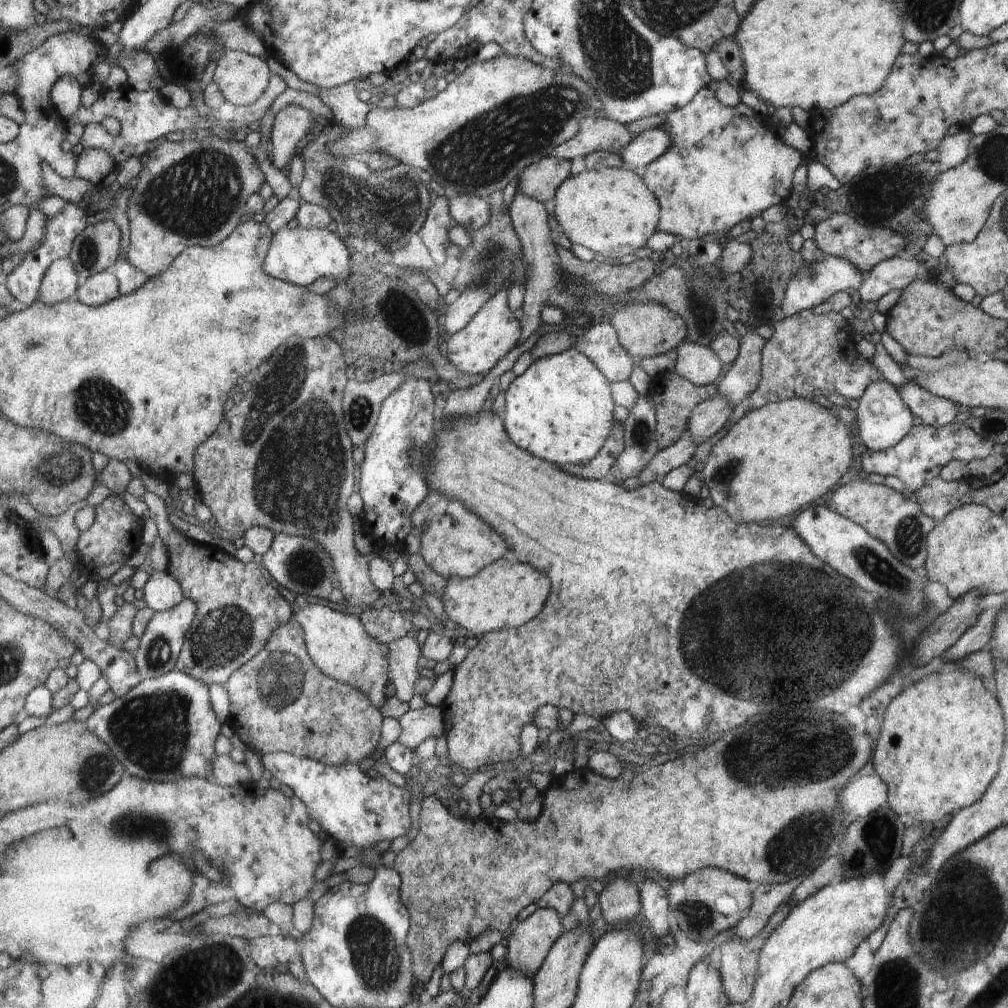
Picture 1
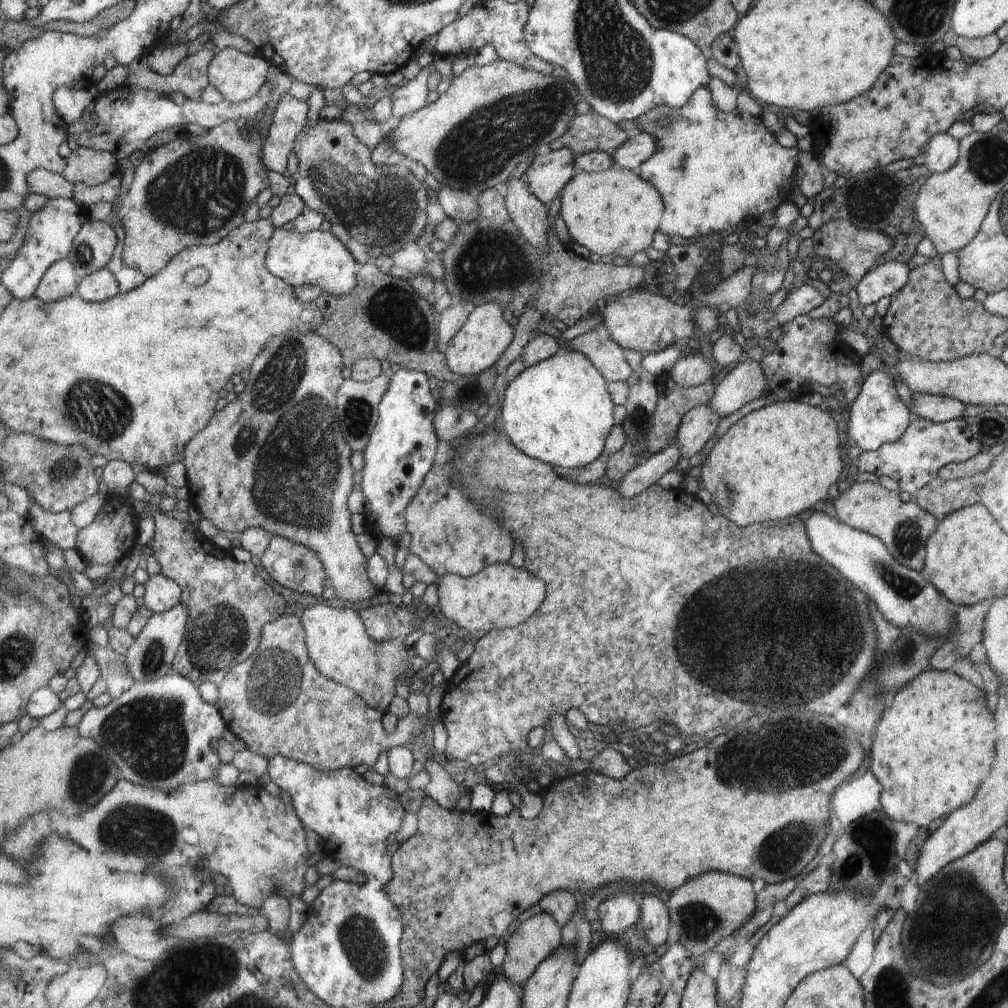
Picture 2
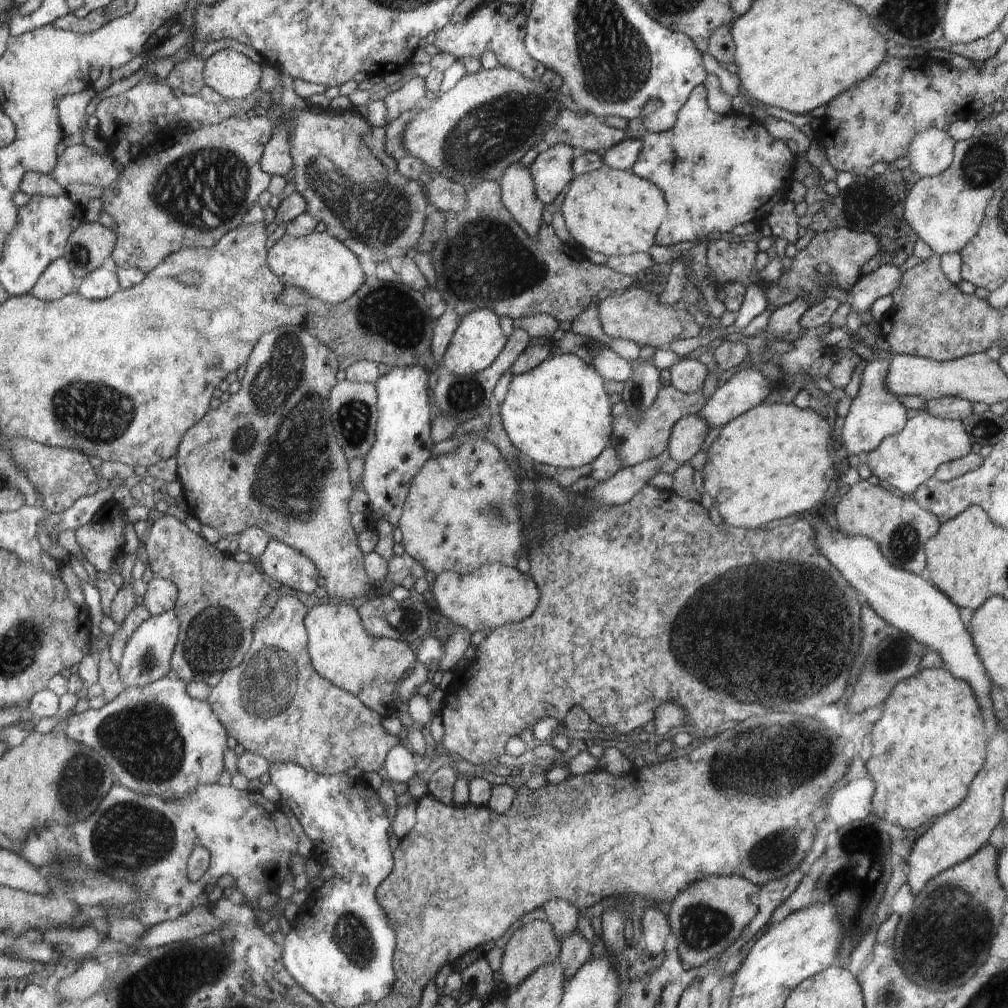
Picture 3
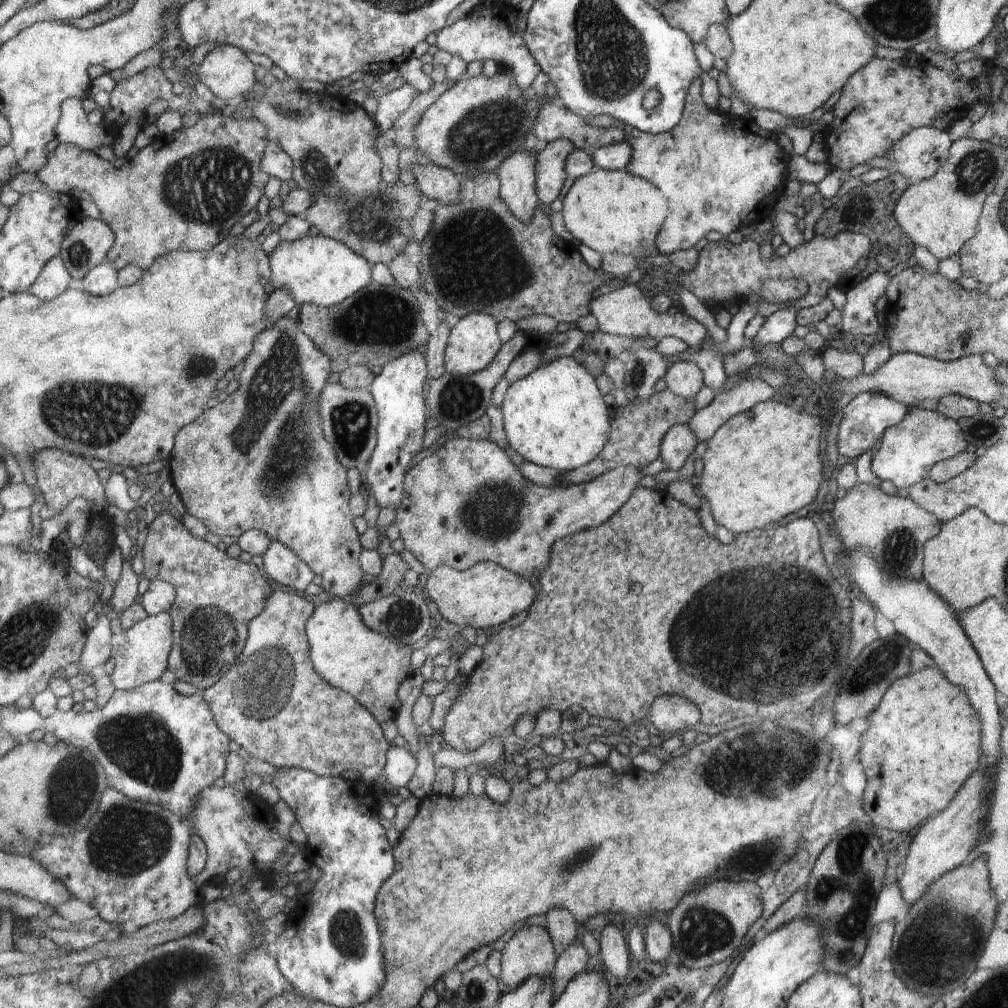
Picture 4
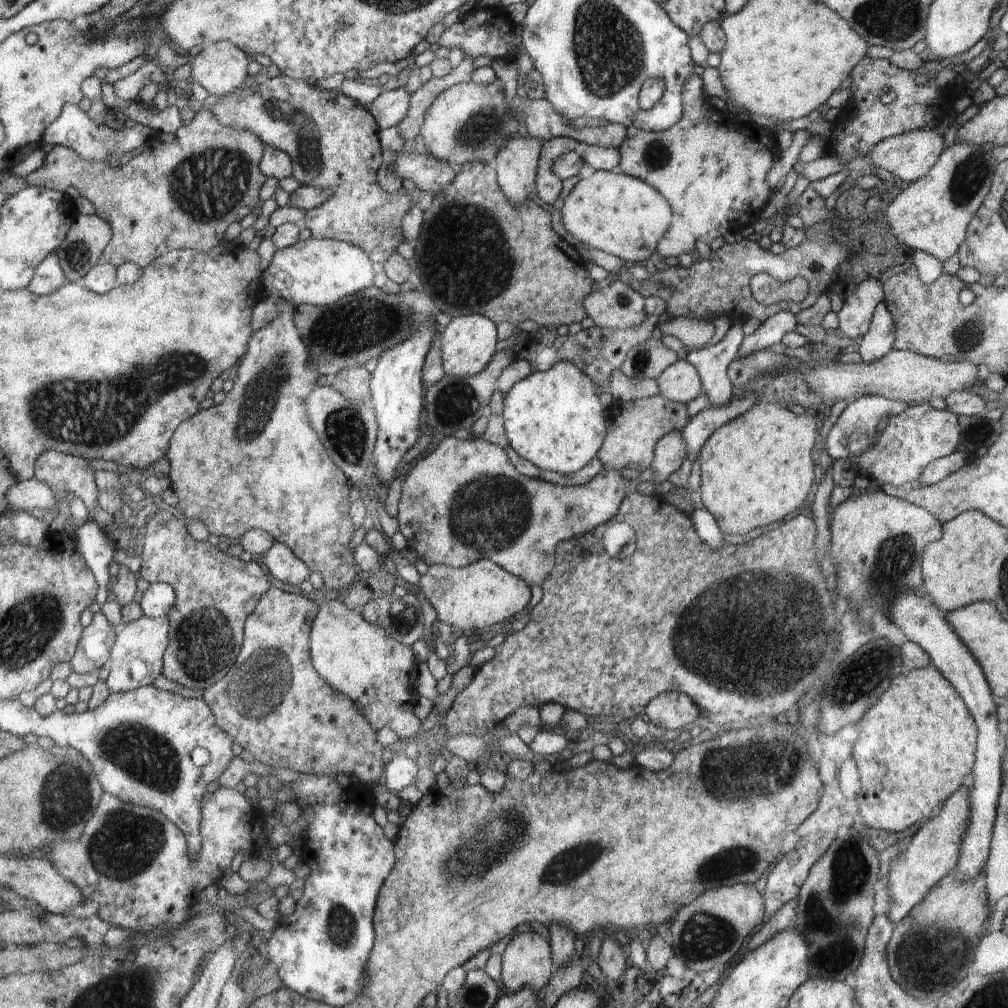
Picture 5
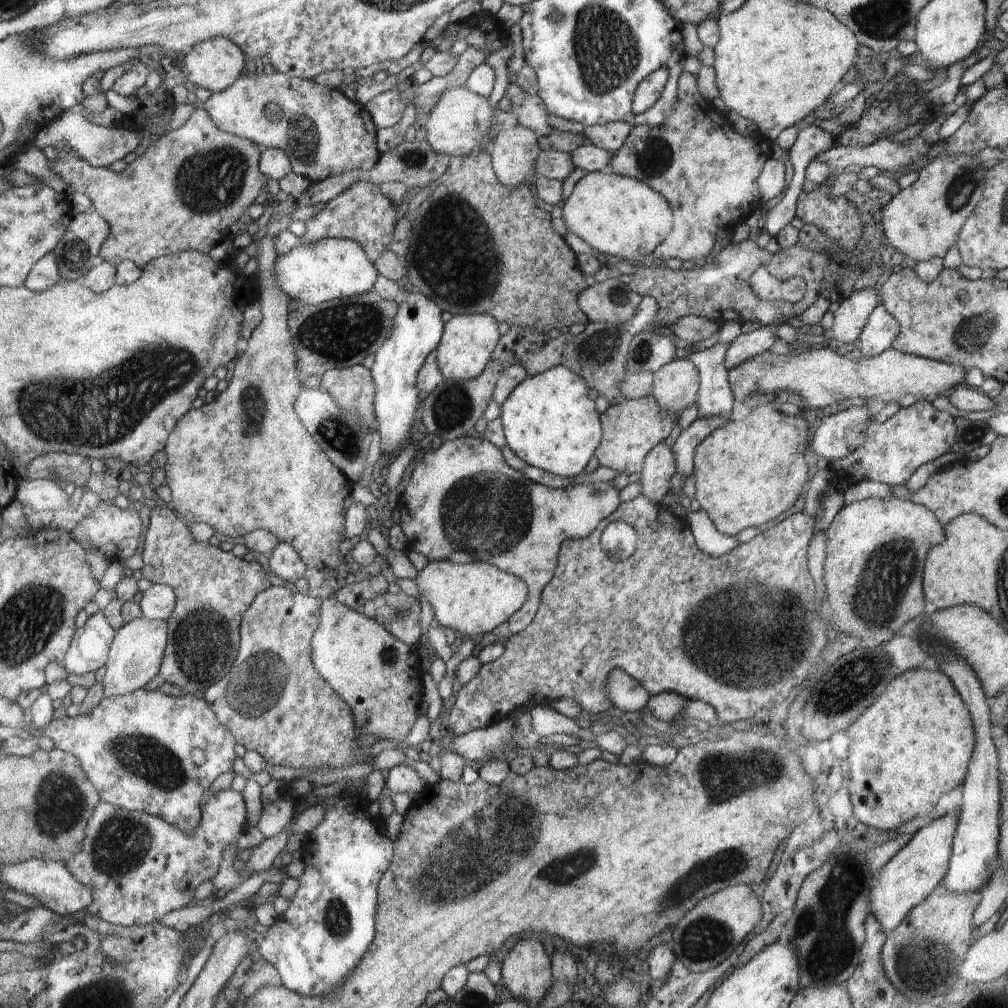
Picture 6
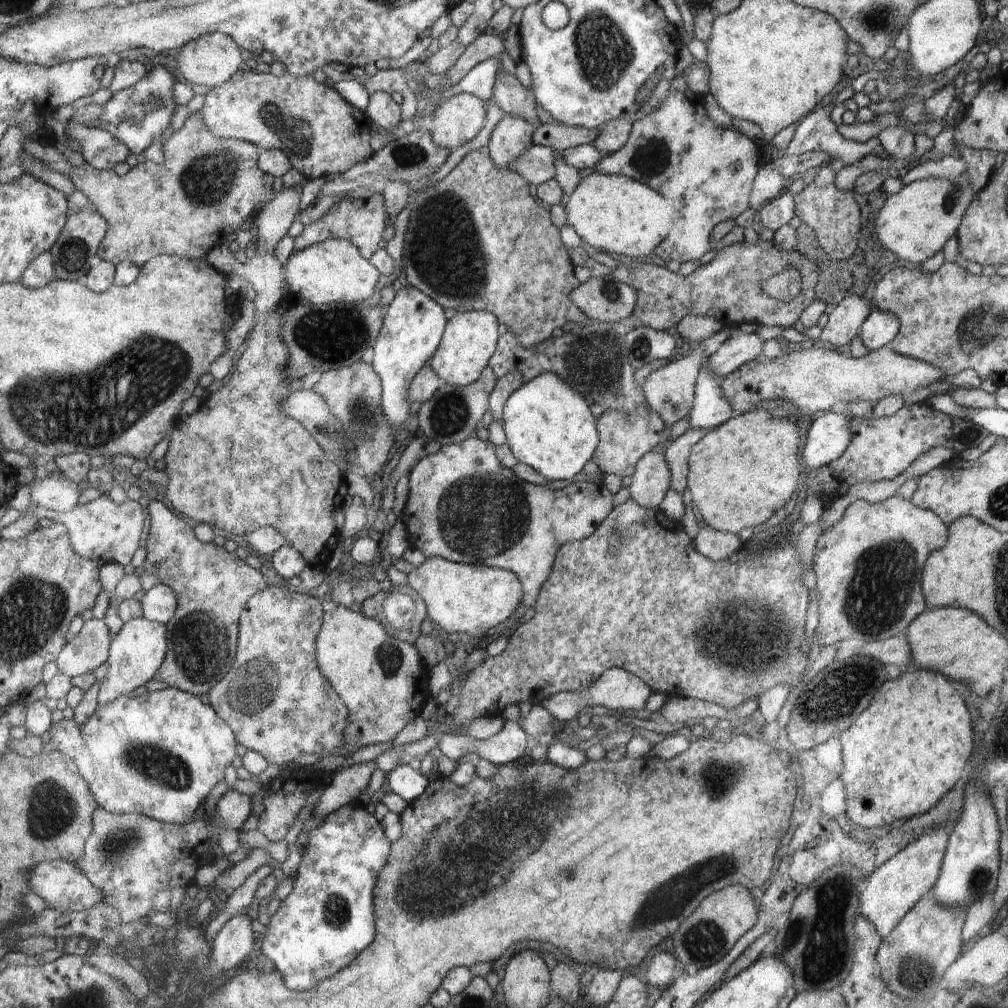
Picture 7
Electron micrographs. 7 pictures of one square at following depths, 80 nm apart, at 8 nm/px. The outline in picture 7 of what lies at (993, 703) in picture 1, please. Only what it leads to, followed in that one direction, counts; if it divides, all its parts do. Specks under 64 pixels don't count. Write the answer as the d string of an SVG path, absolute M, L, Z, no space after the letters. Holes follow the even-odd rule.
M911 668L896 680L884 682L868 708L856 722L839 736L842 744L843 770L839 780L846 790L846 818L854 828L880 828L901 818L930 812L938 800L958 782L964 764L972 754L974 728L970 712L954 682L934 670Z

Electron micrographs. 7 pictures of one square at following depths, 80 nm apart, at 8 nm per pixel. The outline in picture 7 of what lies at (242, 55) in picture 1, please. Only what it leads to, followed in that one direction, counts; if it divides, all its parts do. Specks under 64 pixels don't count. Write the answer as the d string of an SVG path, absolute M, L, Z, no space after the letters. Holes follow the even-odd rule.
M215 32L200 37L198 40L187 44L178 57L179 77L190 85L204 84L204 86L221 87L232 80L234 72L242 64L242 52L238 50L239 45L223 32Z

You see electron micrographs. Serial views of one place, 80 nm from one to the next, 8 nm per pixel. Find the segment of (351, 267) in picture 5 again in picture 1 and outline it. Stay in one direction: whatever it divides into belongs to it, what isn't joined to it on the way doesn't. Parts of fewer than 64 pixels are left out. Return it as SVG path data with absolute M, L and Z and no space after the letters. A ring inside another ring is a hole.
M284 227L274 232L274 240L264 261L263 270L274 278L308 287L316 279L335 278L347 275L351 251L346 243L328 229Z

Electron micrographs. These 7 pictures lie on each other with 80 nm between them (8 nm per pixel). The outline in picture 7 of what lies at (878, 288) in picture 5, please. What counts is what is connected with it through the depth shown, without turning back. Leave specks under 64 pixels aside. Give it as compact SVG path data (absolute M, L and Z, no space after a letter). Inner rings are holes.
M863 296L845 297L829 314L828 323L823 328L819 339L824 340L827 347L834 349L848 344L859 335L862 323L872 308L872 302L866 301Z

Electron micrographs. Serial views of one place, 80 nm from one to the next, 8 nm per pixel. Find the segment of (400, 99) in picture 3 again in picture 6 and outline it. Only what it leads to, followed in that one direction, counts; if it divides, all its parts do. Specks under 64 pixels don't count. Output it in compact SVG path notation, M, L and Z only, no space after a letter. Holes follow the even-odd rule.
M390 89L375 96L366 107L374 119L375 126L386 128L394 126L402 118L406 104L400 100L396 89Z

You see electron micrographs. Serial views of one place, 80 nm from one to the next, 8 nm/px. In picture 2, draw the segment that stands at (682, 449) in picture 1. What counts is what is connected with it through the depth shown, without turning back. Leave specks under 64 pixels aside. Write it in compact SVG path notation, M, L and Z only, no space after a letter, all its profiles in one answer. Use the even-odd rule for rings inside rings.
M668 446L667 449L658 452L650 458L632 468L618 486L618 494L624 498L634 498L643 493L650 486L658 483L658 480L667 472L674 470L674 466L680 462L678 446Z

